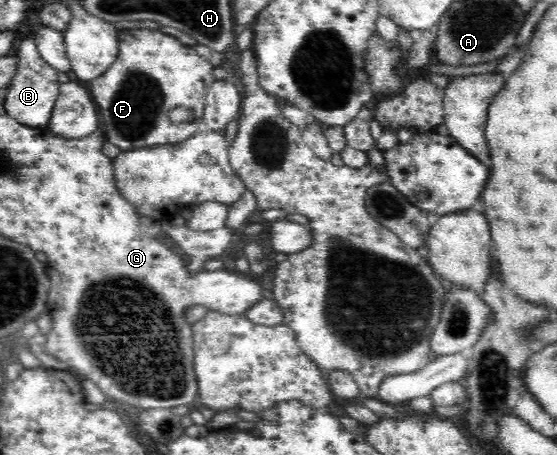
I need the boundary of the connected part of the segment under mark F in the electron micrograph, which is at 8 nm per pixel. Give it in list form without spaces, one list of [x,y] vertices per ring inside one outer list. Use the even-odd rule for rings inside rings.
[[[134,28],[120,30],[118,33],[118,55],[116,61],[105,73],[90,83],[90,94],[100,107],[102,121],[106,123],[104,129],[108,141],[117,145],[121,151],[133,149],[180,144],[196,132],[205,129],[202,123],[204,103],[209,87],[215,82],[212,63],[200,56],[194,47],[177,40],[169,31],[164,29],[148,30],[148,28]],[[176,107],[188,109],[187,120],[174,123],[170,119],[170,111]]]

